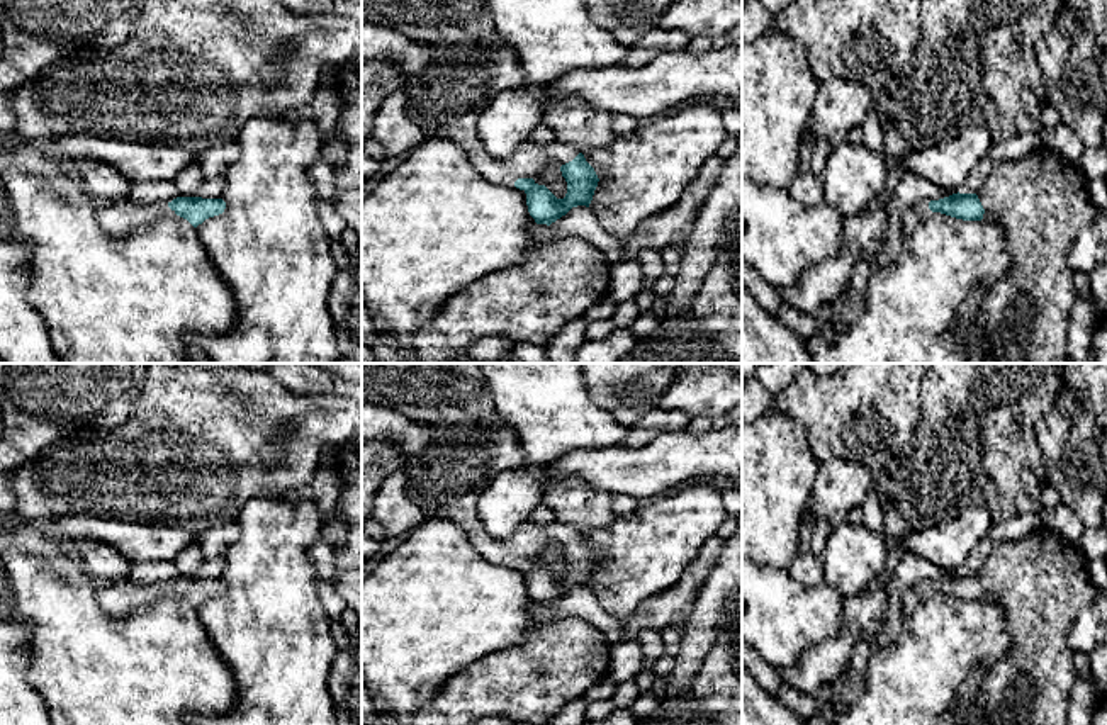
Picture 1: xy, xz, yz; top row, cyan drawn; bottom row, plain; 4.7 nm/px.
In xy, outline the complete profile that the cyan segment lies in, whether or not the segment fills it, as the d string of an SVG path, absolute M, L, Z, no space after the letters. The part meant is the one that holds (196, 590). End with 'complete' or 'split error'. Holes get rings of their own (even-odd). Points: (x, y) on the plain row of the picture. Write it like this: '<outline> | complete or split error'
M177 577L171 582L139 584L124 581L121 584L105 584L97 591L100 608L110 616L122 616L129 610L146 606L161 596L180 596L194 608L205 599L222 594L226 582L222 579Z | split error

